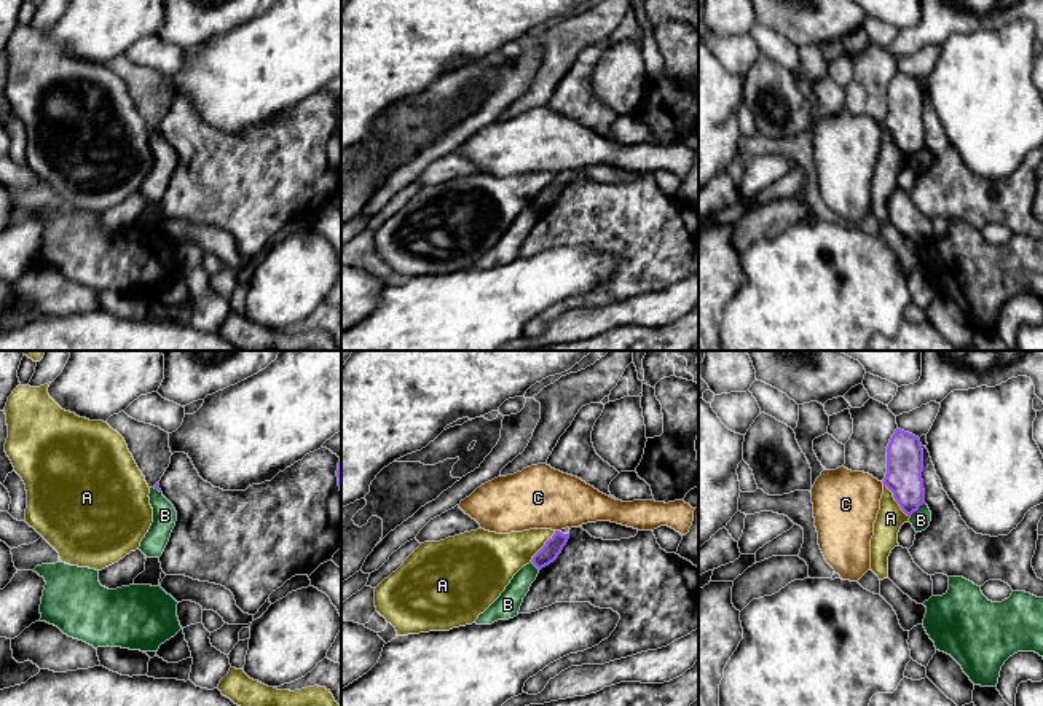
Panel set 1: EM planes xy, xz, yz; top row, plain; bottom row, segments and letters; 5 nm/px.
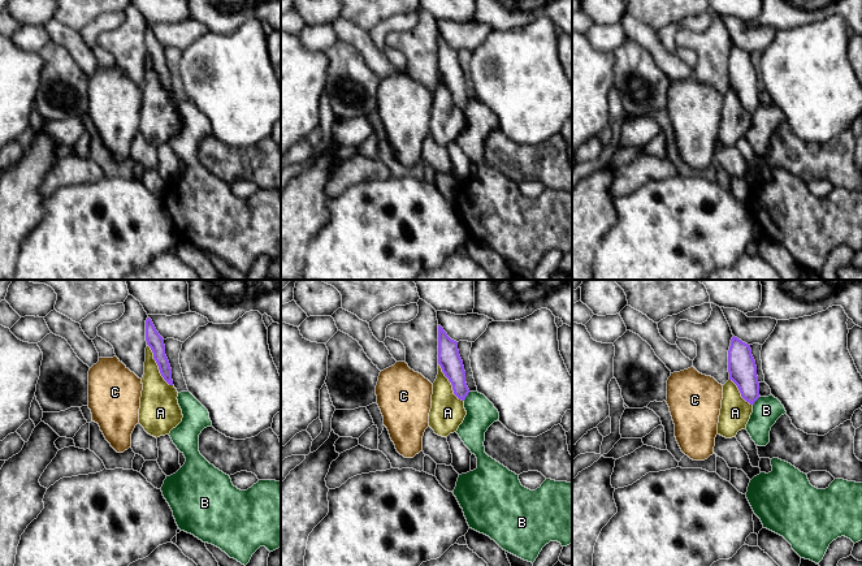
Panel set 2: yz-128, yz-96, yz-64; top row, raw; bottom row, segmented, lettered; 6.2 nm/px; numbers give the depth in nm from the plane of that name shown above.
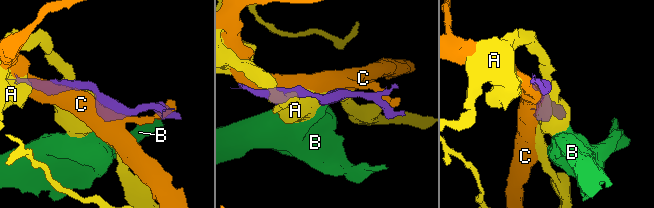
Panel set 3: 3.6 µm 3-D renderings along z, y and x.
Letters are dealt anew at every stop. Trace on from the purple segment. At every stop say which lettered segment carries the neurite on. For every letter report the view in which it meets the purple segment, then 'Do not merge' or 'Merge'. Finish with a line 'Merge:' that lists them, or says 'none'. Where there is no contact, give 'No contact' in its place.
A: Touches purple in yz. Do not merge
B: Touches purple in yz. Do not merge
C: Touches purple in xz. Do not merge
Merge: none

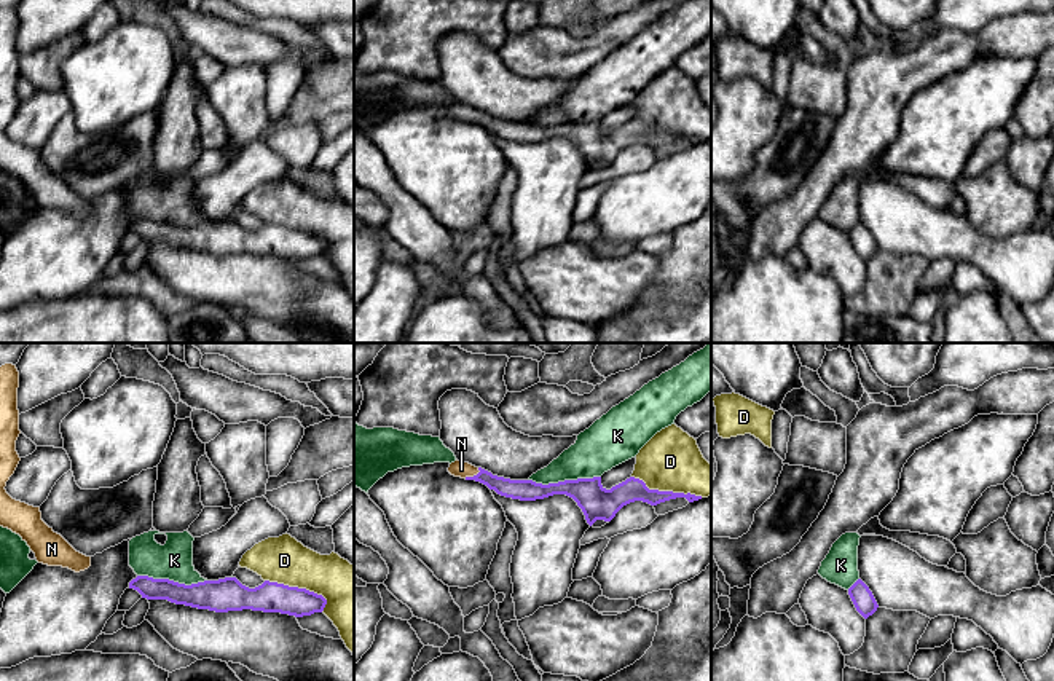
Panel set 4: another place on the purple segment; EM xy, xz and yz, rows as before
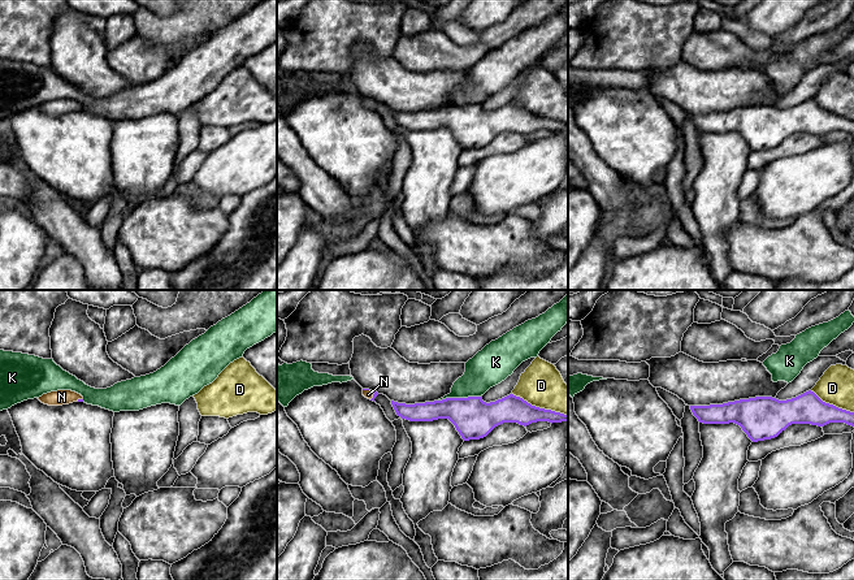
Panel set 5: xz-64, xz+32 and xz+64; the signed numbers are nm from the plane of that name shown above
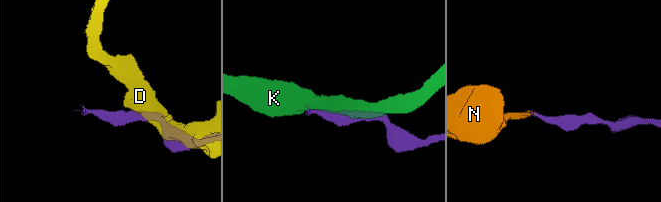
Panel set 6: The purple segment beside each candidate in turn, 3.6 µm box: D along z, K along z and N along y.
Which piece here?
D: Touches purple in xy. Do not merge
K: Touches purple in xz. Do not merge
N: Touches purple in xz. Merge
Merge: N

